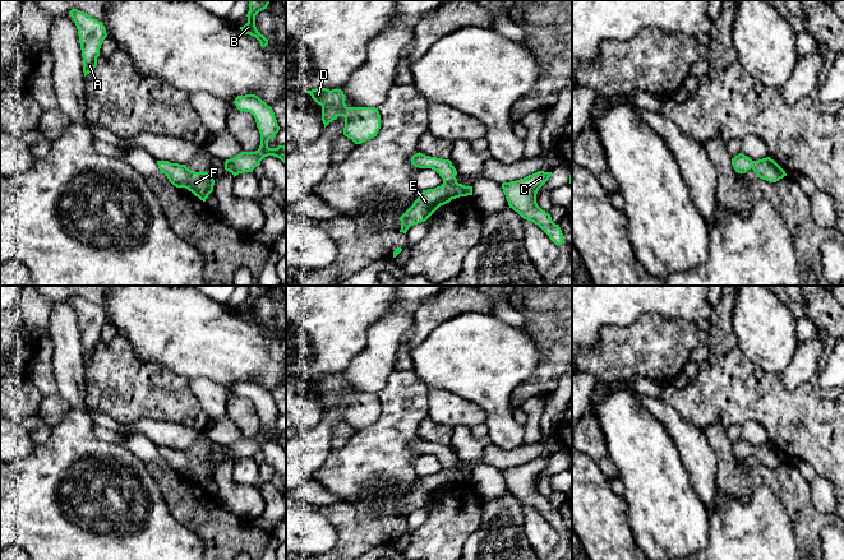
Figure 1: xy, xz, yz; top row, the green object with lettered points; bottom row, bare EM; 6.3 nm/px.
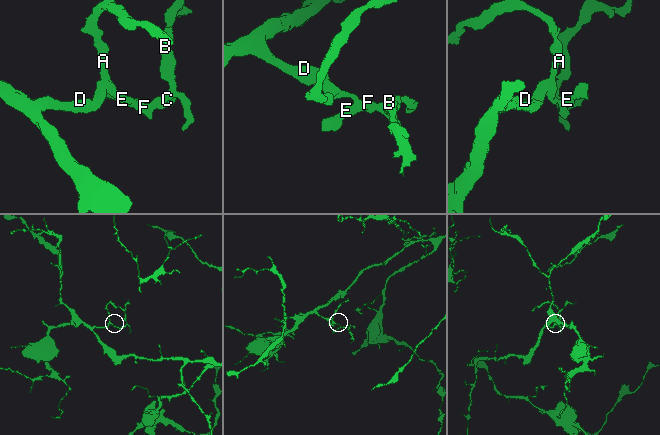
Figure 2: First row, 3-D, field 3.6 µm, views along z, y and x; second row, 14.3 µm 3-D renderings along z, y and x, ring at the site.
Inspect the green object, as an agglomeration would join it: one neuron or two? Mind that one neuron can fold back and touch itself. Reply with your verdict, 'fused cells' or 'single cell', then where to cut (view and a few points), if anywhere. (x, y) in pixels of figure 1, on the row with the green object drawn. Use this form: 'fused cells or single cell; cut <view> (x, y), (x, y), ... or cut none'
single cell; cut none

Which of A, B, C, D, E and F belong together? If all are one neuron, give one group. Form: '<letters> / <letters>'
A B C D E F

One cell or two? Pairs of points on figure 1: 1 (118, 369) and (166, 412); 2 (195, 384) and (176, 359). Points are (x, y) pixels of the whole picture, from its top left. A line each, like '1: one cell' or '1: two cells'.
1: one cell
2: two cells

